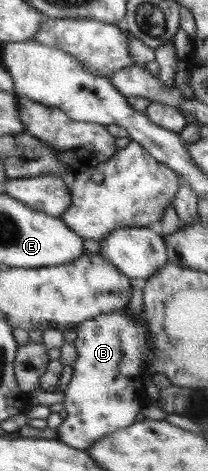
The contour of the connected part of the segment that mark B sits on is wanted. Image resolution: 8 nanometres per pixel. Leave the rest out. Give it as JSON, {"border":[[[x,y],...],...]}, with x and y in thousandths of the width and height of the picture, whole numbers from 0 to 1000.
{"border":[[[606,650],[577,660],[462,669],[447,677],[375,688],[356,739],[370,752],[365,769],[346,773],[346,805],[303,841],[303,858],[327,883],[274,907],[264,932],[346,951],[418,955],[438,943],[495,926],[644,900],[654,883],[697,860],[678,790],[688,790],[683,775],[716,769],[712,756],[726,754],[726,743],[716,741],[716,701],[688,662],[663,677],[635,675]]]}

